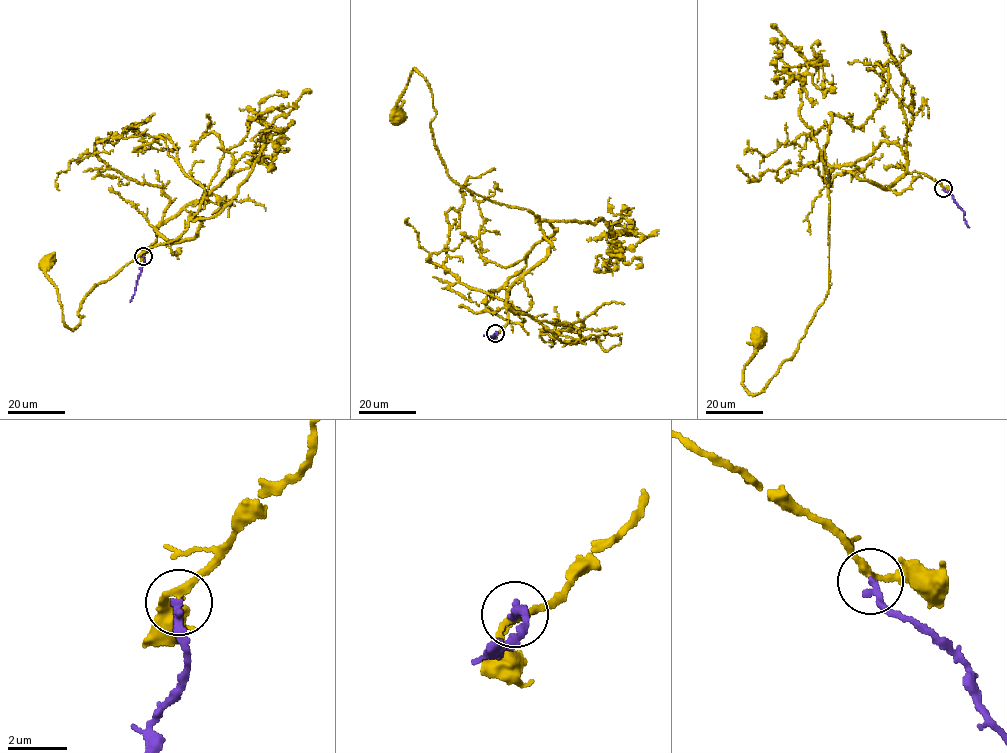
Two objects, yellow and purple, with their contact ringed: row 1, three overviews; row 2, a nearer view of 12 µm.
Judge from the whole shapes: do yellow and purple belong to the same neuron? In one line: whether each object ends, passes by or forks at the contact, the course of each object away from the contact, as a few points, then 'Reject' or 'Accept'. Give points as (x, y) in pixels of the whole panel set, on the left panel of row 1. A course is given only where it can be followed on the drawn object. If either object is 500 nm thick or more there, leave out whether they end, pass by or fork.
At the ring yellow passes by. At the ring purple ends. Course of yellow: (143, 256), (154, 228), (175, 242), (200, 221), (190, 215), (185, 231), (92, 288), (71, 329), (47, 260). Course of purple: (143, 256), (144, 264), (129, 302). Accept

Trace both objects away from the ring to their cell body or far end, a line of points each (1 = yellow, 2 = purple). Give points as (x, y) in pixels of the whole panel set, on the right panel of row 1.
1: (943, 188), (916, 171), (889, 187), (836, 174), (829, 291), (796, 353), (754, 395), (743, 367), (757, 337)
2: (943, 188), (963, 210), (969, 228)

